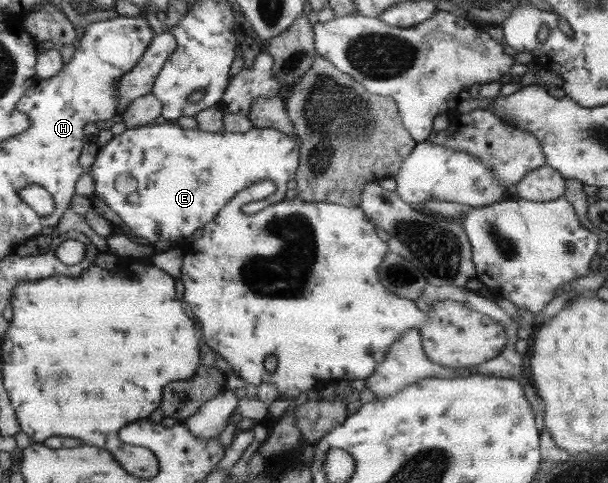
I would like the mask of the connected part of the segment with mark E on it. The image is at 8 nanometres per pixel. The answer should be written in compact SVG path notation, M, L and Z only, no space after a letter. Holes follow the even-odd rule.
M156 122L154 124L149 124L146 126L136 127L136 128L127 128L124 133L118 136L113 136L106 145L98 148L97 156L94 163L91 166L91 176L94 179L94 197L98 197L106 205L114 212L116 212L122 218L122 221L128 225L128 227L140 237L144 237L144 239L148 239L150 244L156 244L157 241L175 241L182 240L183 242L190 237L196 231L196 229L200 229L200 227L204 227L208 221L212 221L214 215L220 212L231 198L234 198L237 191L242 191L246 186L250 186L253 183L262 180L270 180L273 181L275 185L275 191L273 194L266 196L262 199L258 199L254 202L250 202L245 204L242 207L242 212L245 214L255 214L260 211L263 211L268 205L274 205L274 203L280 203L281 200L286 199L286 183L288 181L295 179L295 175L299 166L299 143L294 143L292 141L292 137L288 137L288 135L284 135L284 133L280 133L280 131L274 131L274 129L258 129L253 127L247 133L228 133L228 131L224 131L224 133L211 133L206 131L201 131L198 129L182 129L177 125L176 122ZM122 173L126 173L126 175L130 175L130 177L134 177L138 182L138 186L136 191L132 191L132 193L124 194L120 193L116 190L116 179L118 179L118 175L122 175Z

